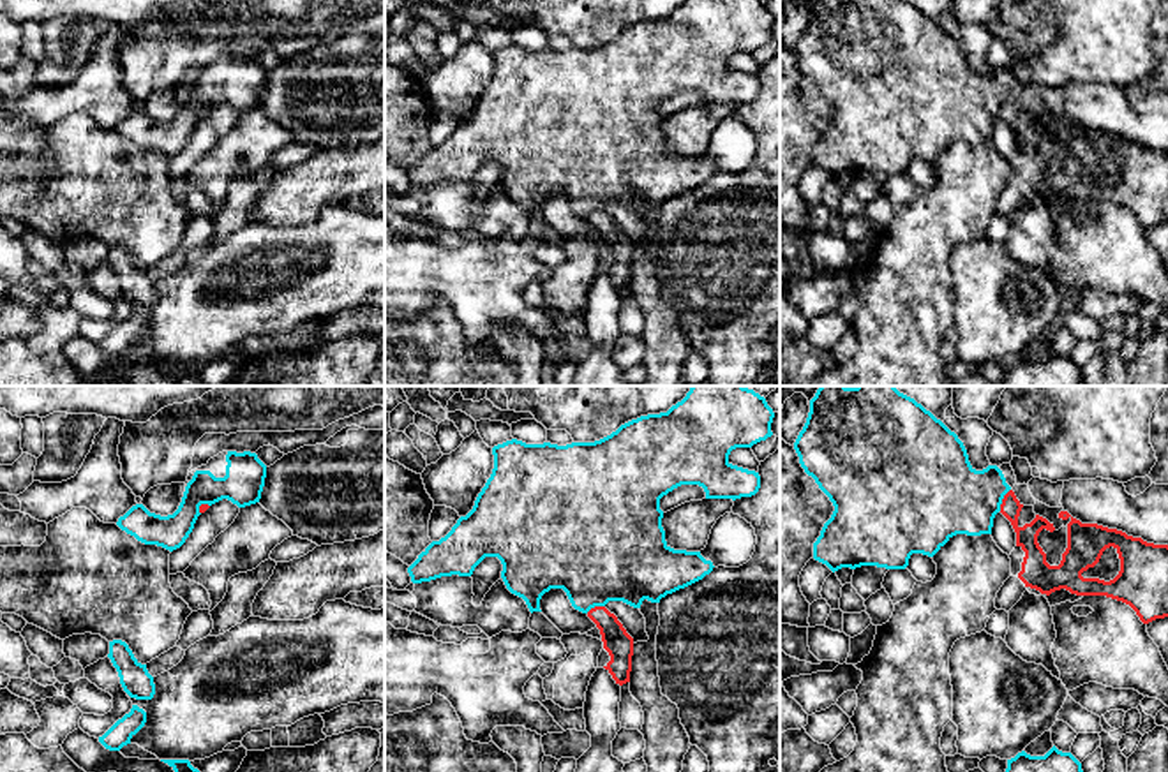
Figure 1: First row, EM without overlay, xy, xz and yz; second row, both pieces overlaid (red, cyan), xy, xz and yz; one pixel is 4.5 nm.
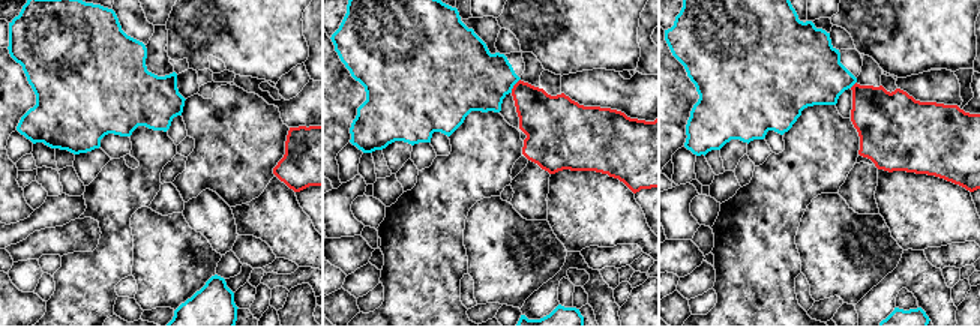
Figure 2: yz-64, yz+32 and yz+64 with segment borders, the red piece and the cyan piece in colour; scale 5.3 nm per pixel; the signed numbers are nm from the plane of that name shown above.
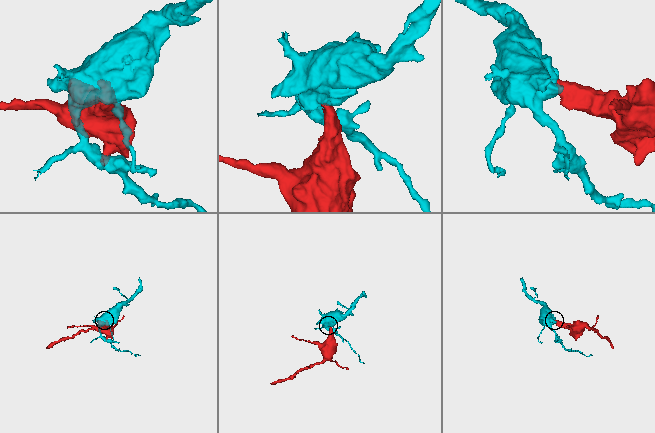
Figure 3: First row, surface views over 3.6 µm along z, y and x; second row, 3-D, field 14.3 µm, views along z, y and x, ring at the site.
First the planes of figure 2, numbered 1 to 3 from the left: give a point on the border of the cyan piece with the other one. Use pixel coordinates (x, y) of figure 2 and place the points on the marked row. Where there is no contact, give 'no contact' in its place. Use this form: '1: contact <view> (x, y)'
1: no contact
2: contact yz+32 (514, 86)
3: contact yz+64 (854, 84)

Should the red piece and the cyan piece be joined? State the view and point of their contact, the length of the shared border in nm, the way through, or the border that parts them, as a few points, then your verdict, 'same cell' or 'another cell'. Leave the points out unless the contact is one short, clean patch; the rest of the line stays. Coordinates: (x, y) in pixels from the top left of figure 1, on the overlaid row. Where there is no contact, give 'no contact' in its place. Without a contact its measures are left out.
meets red in yz at (1003, 499); contact 120 nm long; border along yz (1010, 489), (999, 510); another cell

